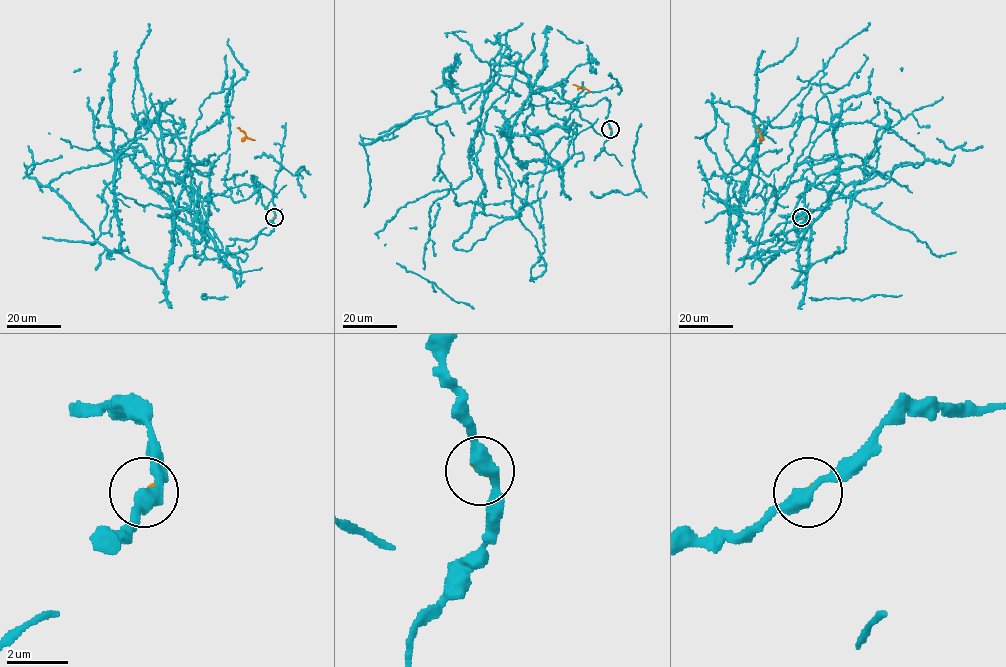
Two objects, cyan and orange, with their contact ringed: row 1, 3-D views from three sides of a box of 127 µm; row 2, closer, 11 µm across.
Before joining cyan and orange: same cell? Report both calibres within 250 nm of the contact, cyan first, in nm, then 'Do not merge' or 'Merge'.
Thickness 400 nm (cyan) against 70 nm. Do not merge

